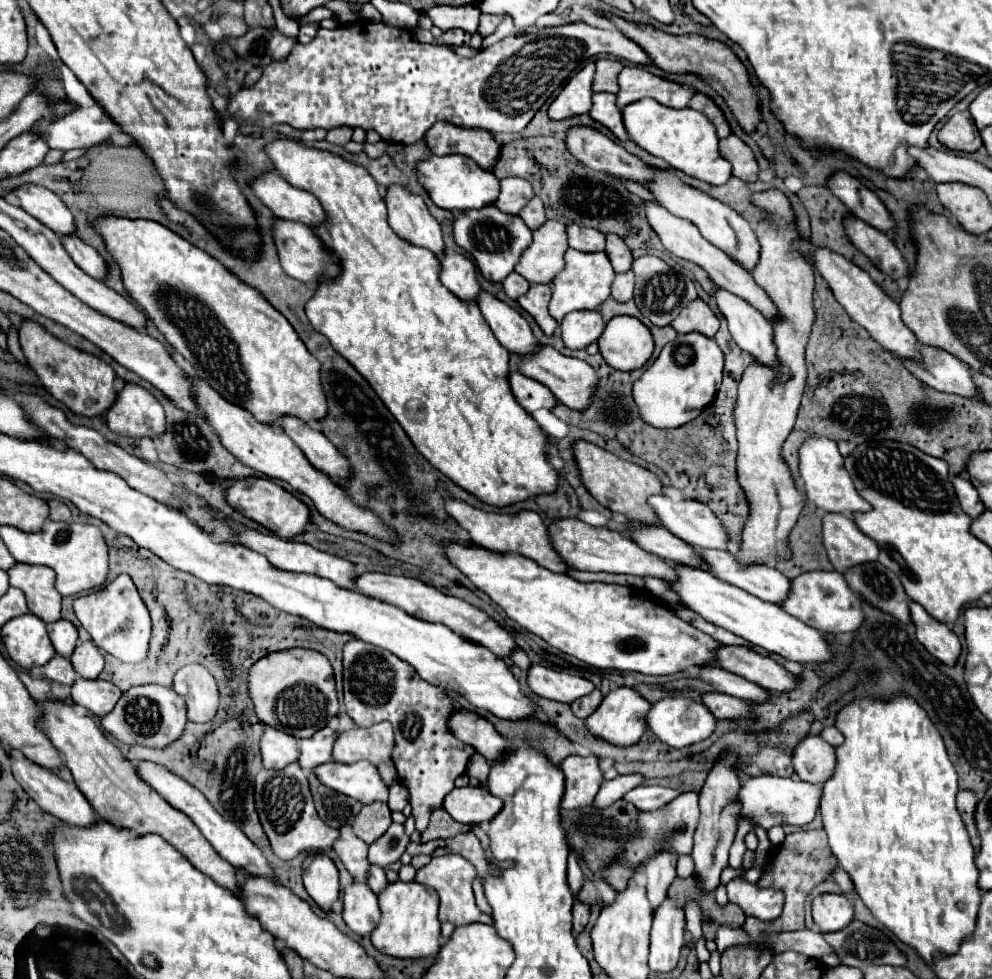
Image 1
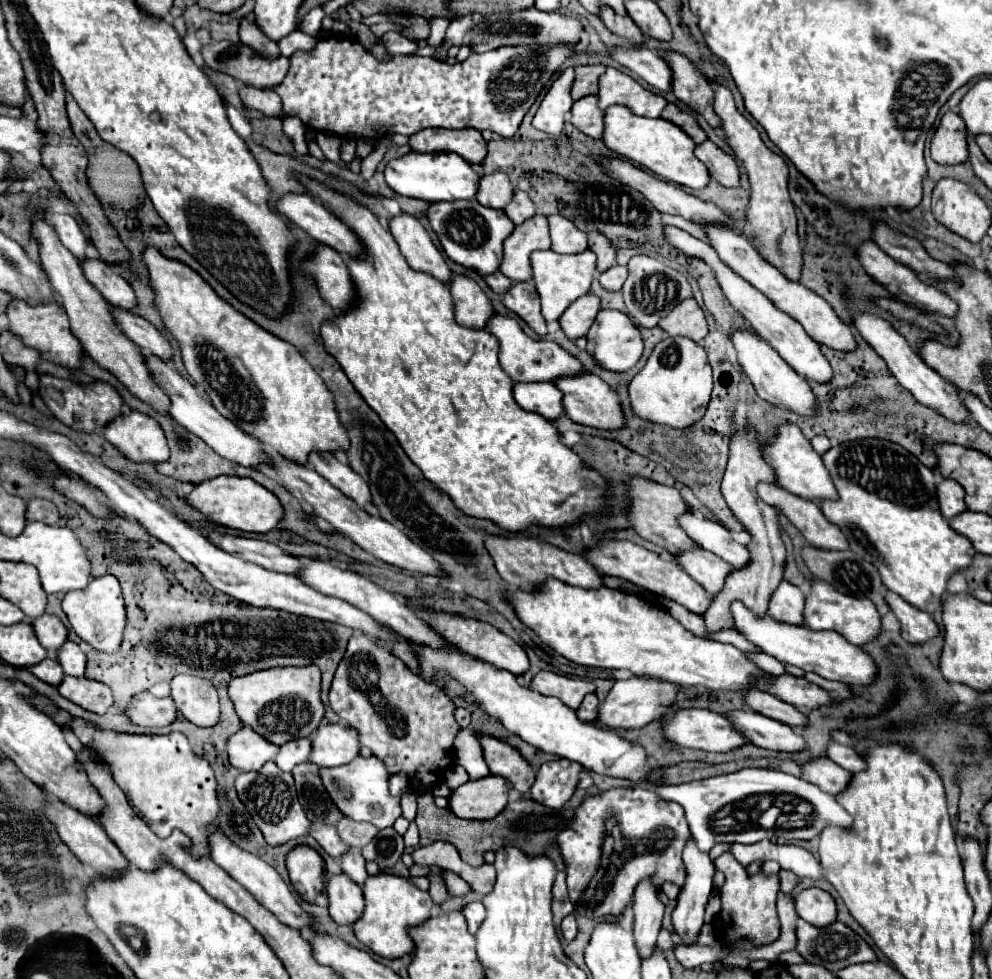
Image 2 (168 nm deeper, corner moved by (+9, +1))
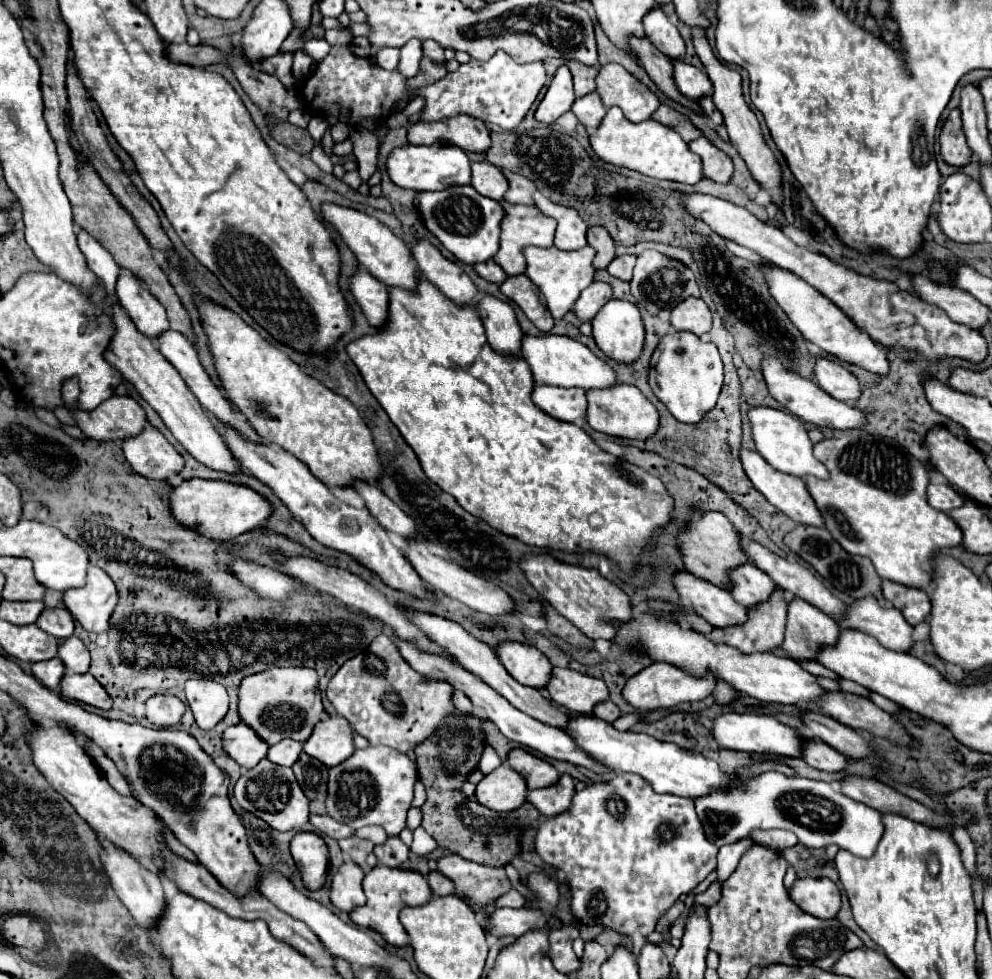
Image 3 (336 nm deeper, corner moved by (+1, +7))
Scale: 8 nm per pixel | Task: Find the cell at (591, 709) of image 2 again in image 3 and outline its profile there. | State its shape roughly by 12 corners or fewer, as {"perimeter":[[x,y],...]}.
{"perimeter":[[610,699],[594,707],[594,715],[612,723],[620,709]]}

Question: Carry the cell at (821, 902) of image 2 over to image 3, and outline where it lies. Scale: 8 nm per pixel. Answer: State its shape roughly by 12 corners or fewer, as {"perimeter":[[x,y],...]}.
{"perimeter":[[798,879],[790,897],[802,911],[832,919],[840,889],[830,879]]}

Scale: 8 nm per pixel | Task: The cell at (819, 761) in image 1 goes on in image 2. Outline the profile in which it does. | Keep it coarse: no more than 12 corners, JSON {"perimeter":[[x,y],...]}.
{"perimeter":[[828,757],[806,763],[810,783],[830,795],[842,793],[852,773]]}

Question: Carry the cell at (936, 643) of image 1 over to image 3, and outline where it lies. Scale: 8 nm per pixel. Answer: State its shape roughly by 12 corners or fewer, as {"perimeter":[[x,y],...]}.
{"perimeter":[[886,579],[886,601],[900,609],[910,625],[928,619],[932,611],[924,589],[904,587]]}

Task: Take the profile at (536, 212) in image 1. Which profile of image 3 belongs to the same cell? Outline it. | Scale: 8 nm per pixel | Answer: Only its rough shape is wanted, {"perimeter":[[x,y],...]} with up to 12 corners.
{"perimeter":[[504,171],[510,189],[504,201],[534,205],[536,187],[518,173]]}

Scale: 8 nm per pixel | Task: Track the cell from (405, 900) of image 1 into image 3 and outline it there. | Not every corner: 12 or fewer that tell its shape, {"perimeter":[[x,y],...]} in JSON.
{"perimeter":[[376,865],[366,905],[350,919],[394,947],[408,945],[398,915],[432,899],[418,871]]}

